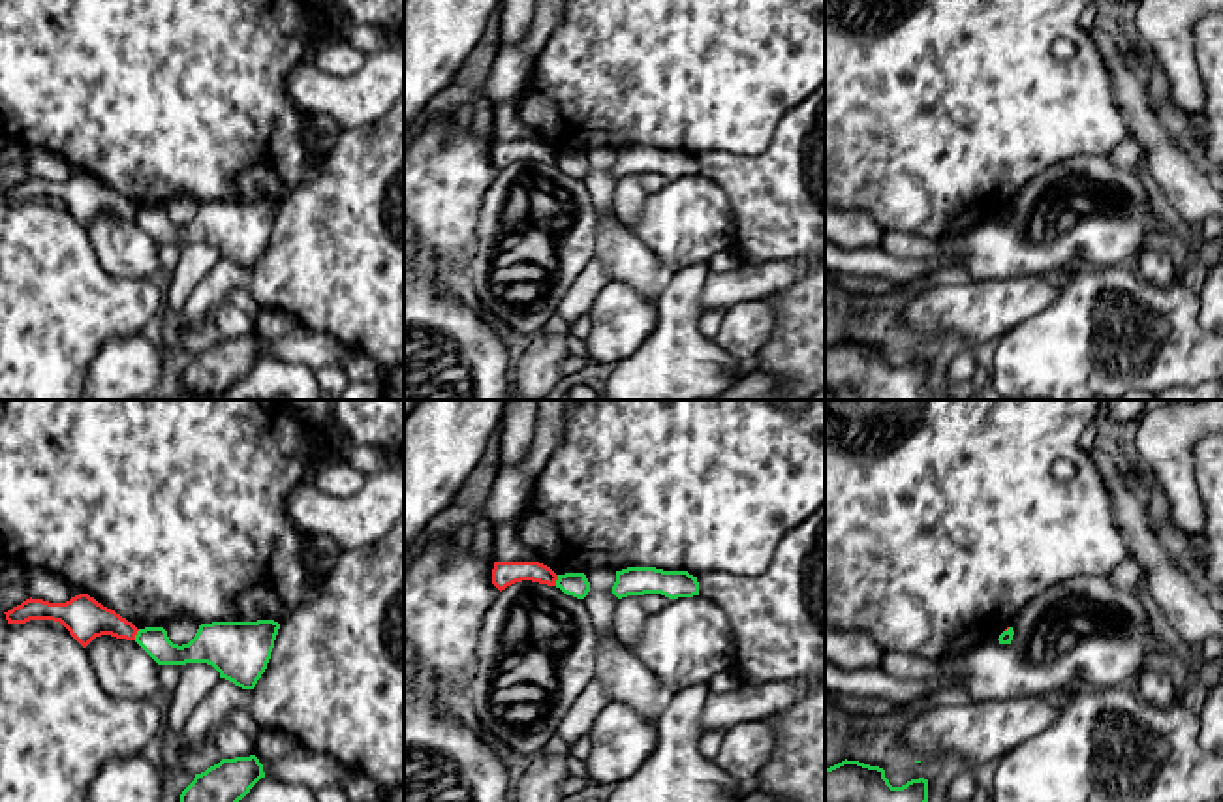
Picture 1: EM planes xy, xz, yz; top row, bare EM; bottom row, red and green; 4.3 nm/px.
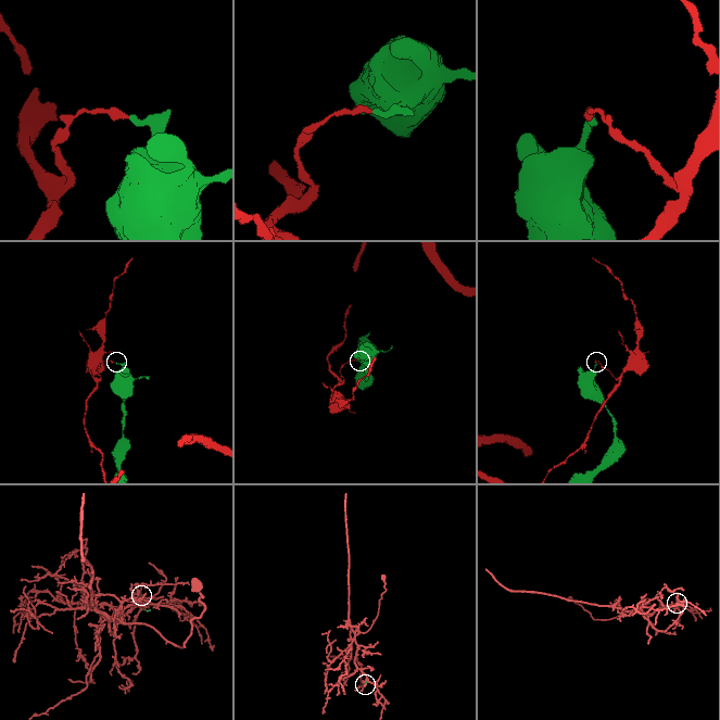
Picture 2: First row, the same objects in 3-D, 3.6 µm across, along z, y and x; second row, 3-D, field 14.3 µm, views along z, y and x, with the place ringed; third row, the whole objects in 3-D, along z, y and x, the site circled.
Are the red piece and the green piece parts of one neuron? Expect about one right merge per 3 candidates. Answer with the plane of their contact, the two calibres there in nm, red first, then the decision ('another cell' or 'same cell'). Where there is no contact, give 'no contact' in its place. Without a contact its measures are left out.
contact in xy; calibres 180 and 120 nm; another cell

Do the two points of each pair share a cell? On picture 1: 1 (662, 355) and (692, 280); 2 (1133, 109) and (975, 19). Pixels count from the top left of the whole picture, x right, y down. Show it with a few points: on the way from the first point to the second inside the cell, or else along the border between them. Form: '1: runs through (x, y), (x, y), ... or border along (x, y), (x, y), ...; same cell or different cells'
1: runs through (671, 337), (671, 322), (679, 314), (682, 299); same cell
2: border along (1101, 57), (1113, 100), (1130, 134); different cells

